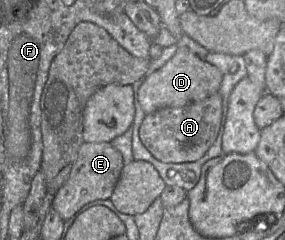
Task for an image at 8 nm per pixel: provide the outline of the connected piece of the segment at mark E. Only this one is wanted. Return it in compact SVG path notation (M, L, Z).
M84 143L78 152L67 182L54 194L52 208L64 221L67 221L86 204L110 199L123 167L123 157L111 143Z

